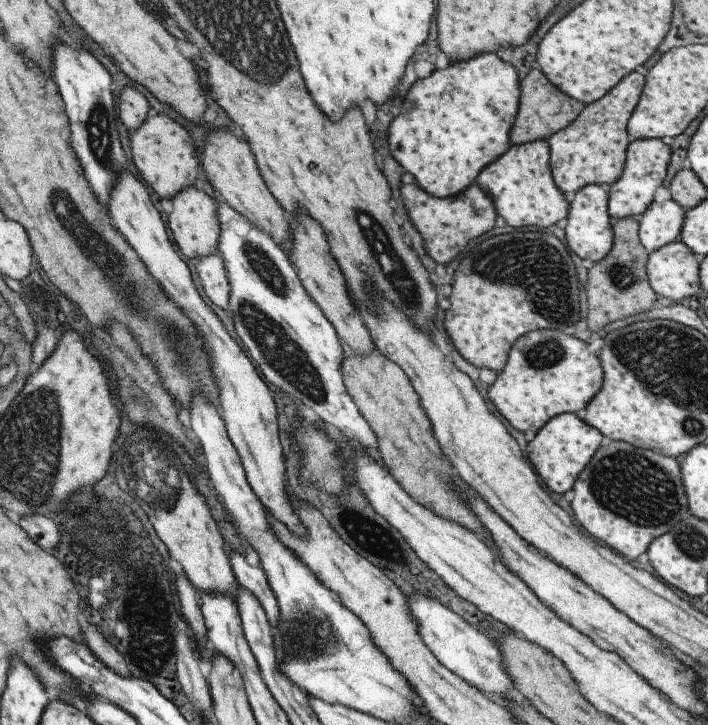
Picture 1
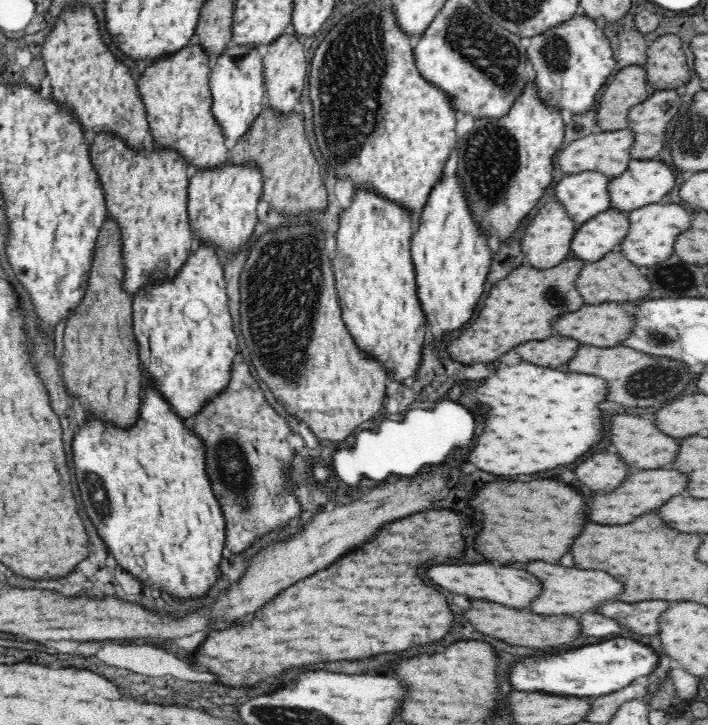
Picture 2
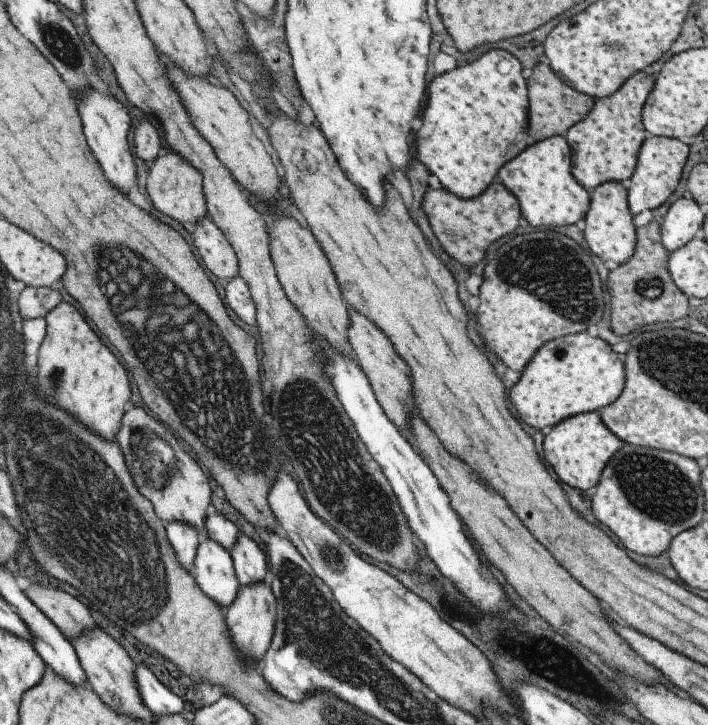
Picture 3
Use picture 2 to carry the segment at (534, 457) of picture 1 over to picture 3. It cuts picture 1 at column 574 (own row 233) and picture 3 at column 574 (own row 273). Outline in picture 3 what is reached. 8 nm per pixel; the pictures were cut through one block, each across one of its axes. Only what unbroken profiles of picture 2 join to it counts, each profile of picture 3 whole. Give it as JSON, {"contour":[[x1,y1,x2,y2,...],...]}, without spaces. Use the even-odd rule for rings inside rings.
{"contour":[[597,412,578,413,555,424,543,438,543,460,555,476,571,488,587,490,598,482,603,466,621,448,619,441,599,419]]}

